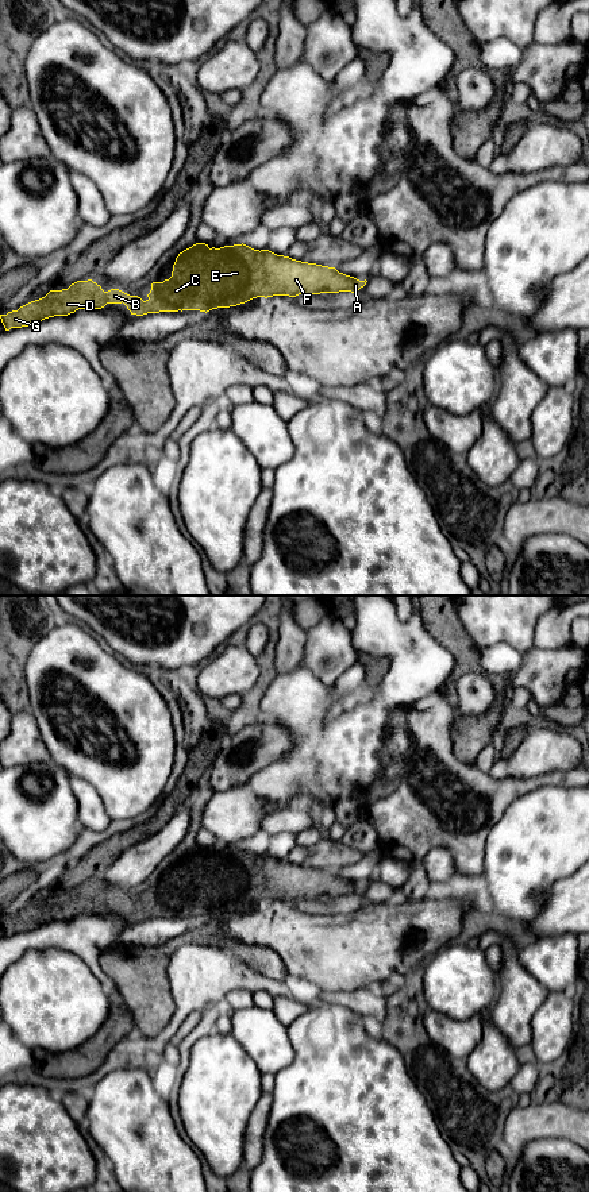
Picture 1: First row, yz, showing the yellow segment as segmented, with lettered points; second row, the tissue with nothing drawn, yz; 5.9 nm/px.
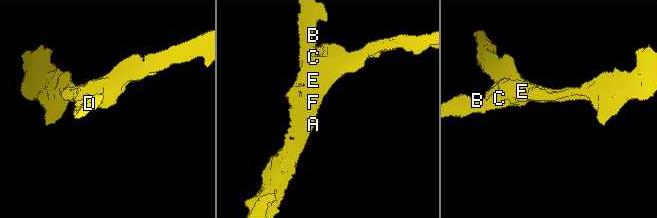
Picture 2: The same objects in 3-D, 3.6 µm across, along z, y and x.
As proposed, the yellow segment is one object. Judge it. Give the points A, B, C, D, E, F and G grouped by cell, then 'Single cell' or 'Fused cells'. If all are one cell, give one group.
Groups: A B C D E F G. Single cell

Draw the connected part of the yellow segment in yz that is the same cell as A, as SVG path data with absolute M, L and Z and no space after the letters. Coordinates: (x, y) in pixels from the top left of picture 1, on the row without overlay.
M196 848L176 863L172 882L153 887L147 904L119 894L104 896L100 890L77 886L68 894L50 895L18 915L0 919L5 936L36 929L78 914L101 914L107 909L124 909L131 919L230 913L257 902L355 898L366 890L335 872L322 871L254 855L246 849L209 853Z

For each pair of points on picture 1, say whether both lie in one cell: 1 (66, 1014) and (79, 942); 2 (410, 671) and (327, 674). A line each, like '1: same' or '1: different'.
1: different
2: different

